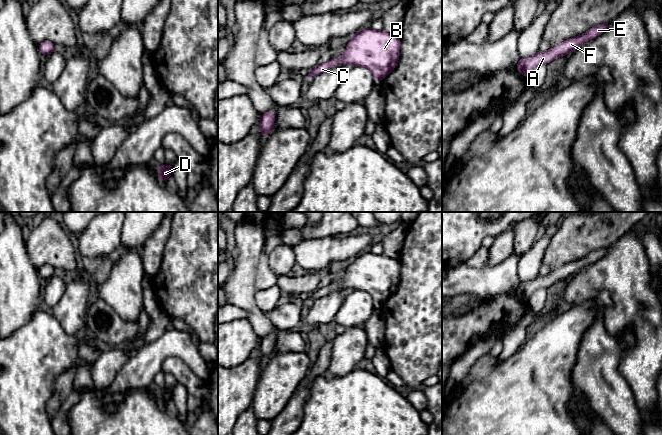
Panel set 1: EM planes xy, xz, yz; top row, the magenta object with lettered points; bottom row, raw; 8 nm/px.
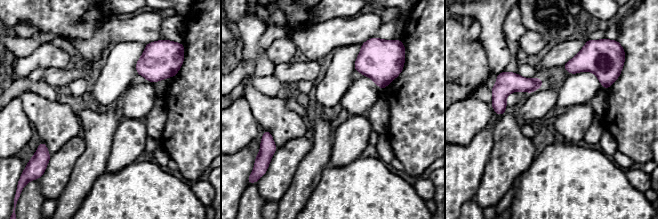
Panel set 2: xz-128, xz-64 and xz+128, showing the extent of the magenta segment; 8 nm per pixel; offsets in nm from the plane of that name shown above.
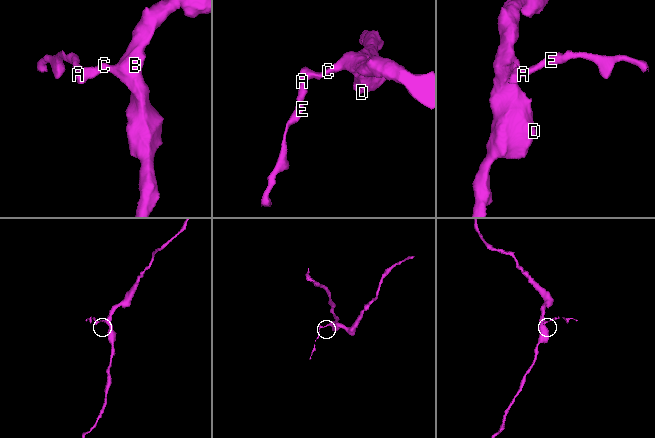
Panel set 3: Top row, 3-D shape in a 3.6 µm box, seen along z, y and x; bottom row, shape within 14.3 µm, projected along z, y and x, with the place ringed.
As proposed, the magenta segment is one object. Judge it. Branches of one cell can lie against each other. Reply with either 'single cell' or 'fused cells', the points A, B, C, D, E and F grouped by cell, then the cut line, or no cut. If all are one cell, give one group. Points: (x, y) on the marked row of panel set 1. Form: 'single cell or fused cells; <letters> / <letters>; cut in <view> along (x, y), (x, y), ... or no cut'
single cell; A B C D E F; no cut

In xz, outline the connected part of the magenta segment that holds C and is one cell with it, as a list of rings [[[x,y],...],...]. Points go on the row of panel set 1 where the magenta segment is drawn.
[[[368,27],[352,35],[343,55],[331,58],[309,71],[309,79],[324,73],[334,65],[364,66],[381,82],[397,66],[401,40],[398,35]]]

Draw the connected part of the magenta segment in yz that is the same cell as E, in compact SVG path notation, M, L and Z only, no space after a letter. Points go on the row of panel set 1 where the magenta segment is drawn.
M608 22L590 28L587 32L577 37L570 38L559 45L552 46L549 51L542 53L540 50L530 57L520 58L516 64L517 69L524 78L529 78L531 71L540 64L548 64L555 59L565 56L586 42L594 39L605 32Z

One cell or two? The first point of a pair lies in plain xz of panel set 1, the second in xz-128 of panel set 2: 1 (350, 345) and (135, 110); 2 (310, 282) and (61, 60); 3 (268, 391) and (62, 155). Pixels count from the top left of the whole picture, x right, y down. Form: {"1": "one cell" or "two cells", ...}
{"1": "two cells", "2": "two cells", "3": "one cell"}

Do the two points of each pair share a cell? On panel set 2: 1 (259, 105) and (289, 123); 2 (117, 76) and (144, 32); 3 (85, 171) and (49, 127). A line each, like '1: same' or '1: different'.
1: same
2: different
3: different

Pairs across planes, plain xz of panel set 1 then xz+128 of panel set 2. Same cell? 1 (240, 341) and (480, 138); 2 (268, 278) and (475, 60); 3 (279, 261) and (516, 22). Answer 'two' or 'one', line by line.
1: two
2: two
3: one

